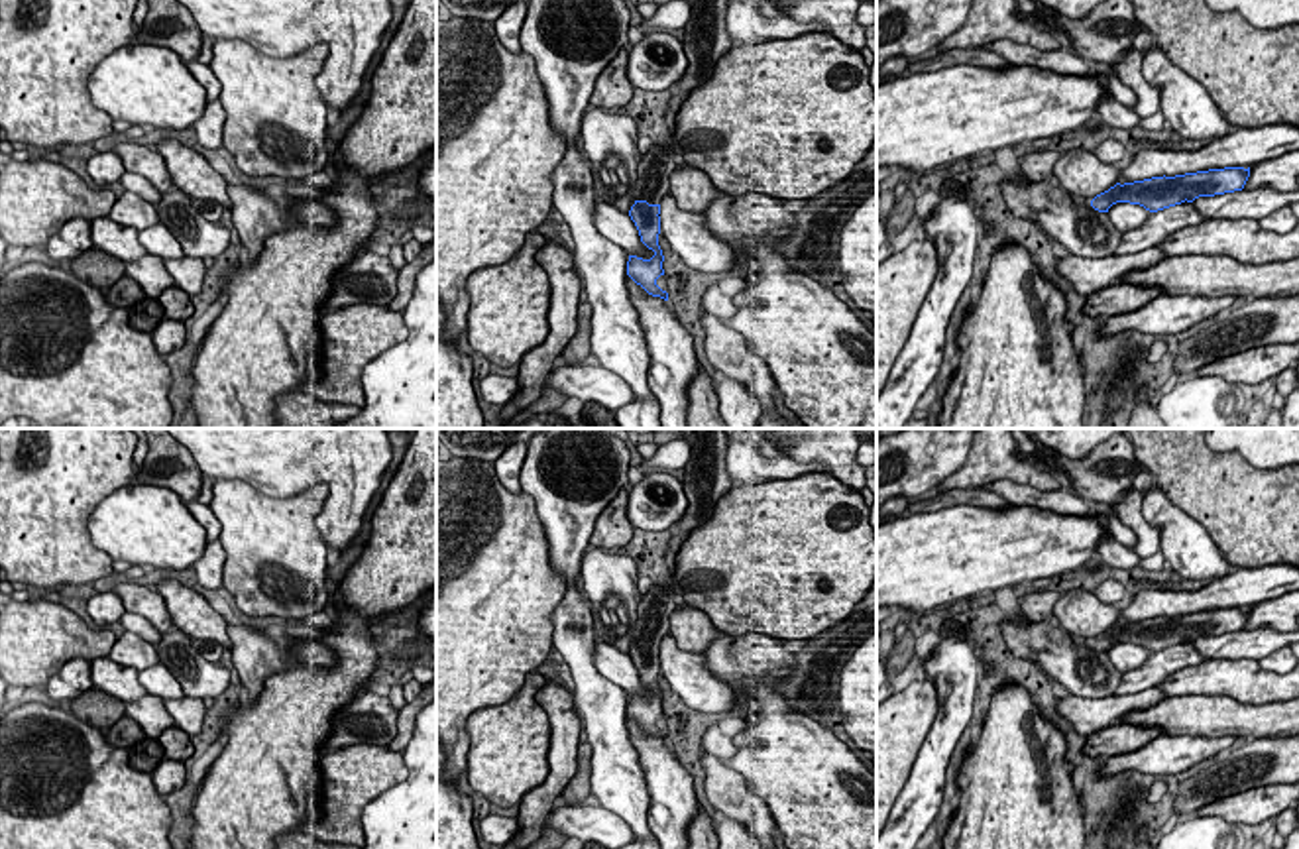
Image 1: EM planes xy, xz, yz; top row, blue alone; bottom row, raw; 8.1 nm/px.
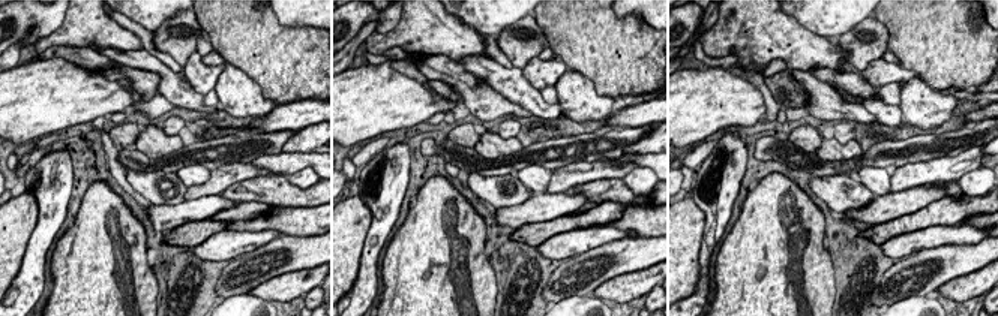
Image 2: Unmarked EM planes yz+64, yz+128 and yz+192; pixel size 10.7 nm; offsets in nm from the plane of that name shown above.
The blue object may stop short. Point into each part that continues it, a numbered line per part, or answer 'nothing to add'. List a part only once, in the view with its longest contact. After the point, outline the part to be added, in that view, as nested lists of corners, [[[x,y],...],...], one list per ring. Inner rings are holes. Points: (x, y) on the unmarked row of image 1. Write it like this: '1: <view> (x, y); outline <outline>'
1: xz (655, 608); outline [[[652,584],[652,588],[641,595],[637,607],[635,641],[660,645],[662,637],[668,633],[668,621],[674,609],[676,609],[676,595],[672,594],[672,586],[664,588]]]

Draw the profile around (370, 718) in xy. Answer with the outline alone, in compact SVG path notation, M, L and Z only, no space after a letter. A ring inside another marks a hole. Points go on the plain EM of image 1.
M358 690L356 698L332 715L332 735L326 747L342 749L350 745L387 747L397 735L397 715L389 698L371 690Z

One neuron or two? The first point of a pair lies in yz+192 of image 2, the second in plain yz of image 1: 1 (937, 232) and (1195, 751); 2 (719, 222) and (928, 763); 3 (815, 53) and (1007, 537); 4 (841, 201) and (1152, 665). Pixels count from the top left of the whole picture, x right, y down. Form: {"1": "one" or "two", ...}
{"1": "one", "2": "one", "3": "two", "4": "two"}

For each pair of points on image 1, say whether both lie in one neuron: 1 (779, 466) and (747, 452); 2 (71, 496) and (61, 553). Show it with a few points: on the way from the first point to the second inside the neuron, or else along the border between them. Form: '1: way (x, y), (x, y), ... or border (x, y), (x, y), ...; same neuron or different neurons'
1: way (771, 466), (761, 466), (755, 460); same neuron
2: way (61, 509), (61, 539); same neuron

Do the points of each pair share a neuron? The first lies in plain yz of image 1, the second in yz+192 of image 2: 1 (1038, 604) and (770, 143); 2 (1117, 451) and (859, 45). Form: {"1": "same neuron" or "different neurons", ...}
{"1": "different neurons", "2": "same neuron"}

